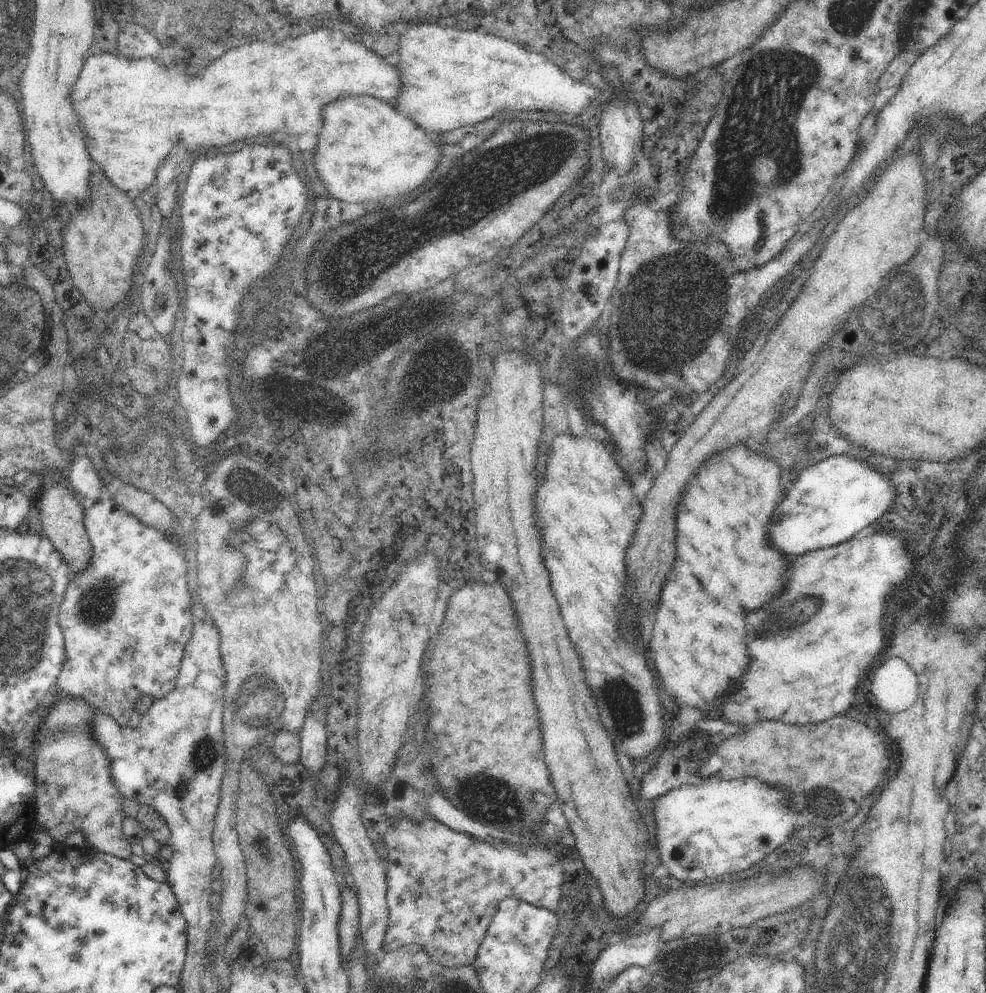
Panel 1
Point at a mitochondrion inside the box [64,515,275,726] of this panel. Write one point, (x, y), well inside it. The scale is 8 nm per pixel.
(97, 602)

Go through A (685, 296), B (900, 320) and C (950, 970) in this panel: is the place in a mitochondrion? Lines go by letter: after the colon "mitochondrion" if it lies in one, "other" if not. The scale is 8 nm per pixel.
A: mitochondrion
B: mitochondrion
C: other

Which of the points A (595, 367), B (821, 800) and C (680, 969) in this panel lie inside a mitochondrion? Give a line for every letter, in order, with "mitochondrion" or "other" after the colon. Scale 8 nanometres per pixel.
A: mitochondrion
B: mitochondrion
C: mitochondrion

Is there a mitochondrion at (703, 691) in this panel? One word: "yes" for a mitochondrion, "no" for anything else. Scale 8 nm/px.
no

